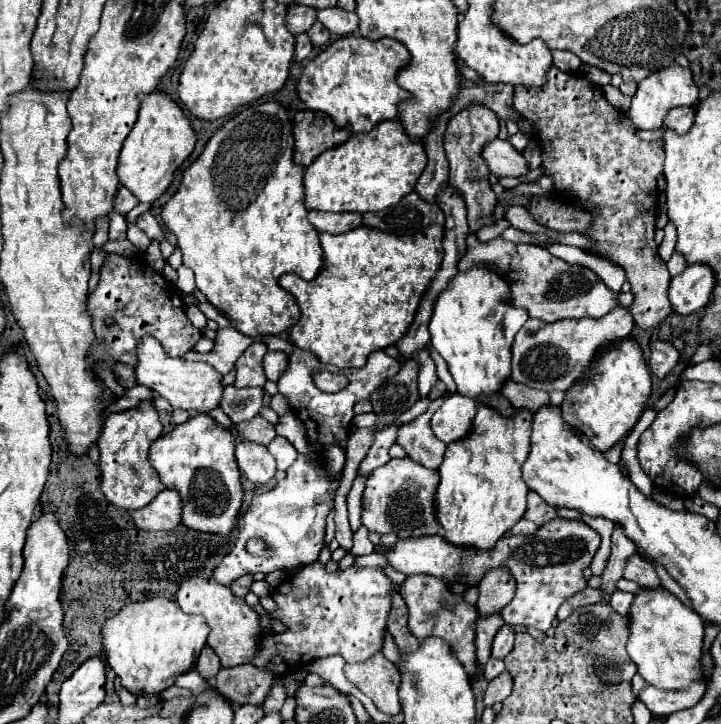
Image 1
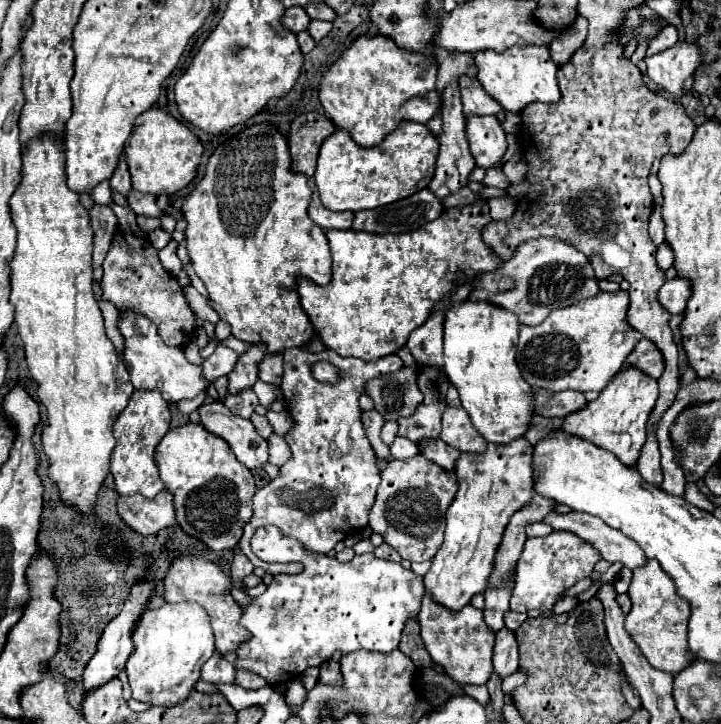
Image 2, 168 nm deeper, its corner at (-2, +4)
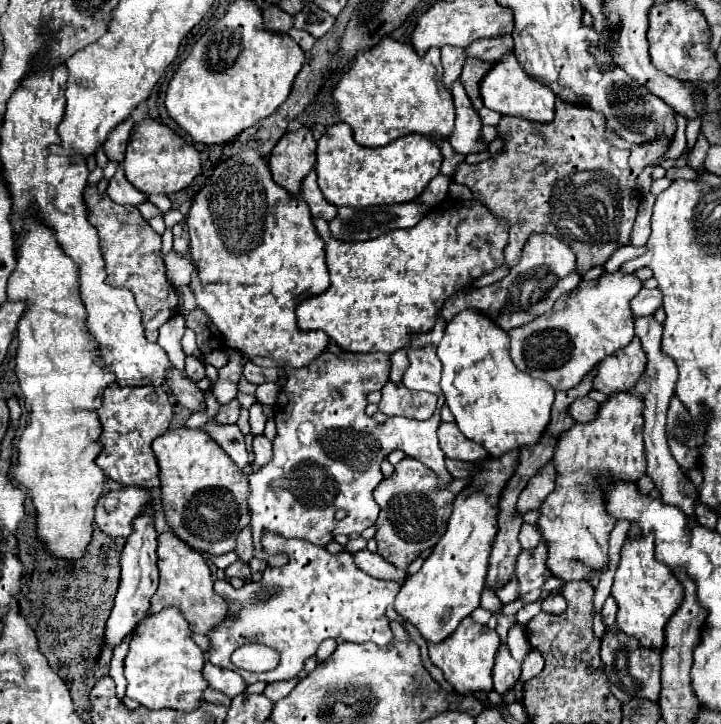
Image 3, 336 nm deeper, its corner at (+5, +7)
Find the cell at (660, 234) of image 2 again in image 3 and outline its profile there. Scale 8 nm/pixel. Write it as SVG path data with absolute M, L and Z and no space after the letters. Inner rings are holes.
M624 246L622 247L622 249L616 250L616 252L612 254L612 256L609 258L608 261L617 261L614 263L616 267L619 268L623 264L624 260L628 262L628 260L632 260L632 258L638 258L638 256L644 256L644 254L646 254L646 250L648 250L646 246ZM621 256L626 256L626 258L623 258Z

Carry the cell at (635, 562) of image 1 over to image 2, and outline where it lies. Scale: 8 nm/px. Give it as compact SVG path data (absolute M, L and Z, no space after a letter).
M551 511L543 521L557 531L571 531L579 535L583 541L591 543L601 553L601 557L609 563L621 561L625 567L635 569L647 561L643 549L633 539L605 525L599 517L579 513L579 511L569 511L565 515Z

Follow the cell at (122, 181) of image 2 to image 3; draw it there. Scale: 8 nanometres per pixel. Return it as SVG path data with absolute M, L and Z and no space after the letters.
M134 120L122 122L122 126L118 126L118 130L114 130L114 136L110 136L106 140L106 150L104 152L114 166L120 166L122 160L124 160L124 150L126 150L126 142L128 142L132 126L134 126Z

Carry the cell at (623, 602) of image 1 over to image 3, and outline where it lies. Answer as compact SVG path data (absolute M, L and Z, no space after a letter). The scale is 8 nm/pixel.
M608 596L608 600L606 600L604 606L602 606L602 618L604 618L606 626L612 626L612 624L616 622L616 612L618 612L618 606L616 606L614 598Z

